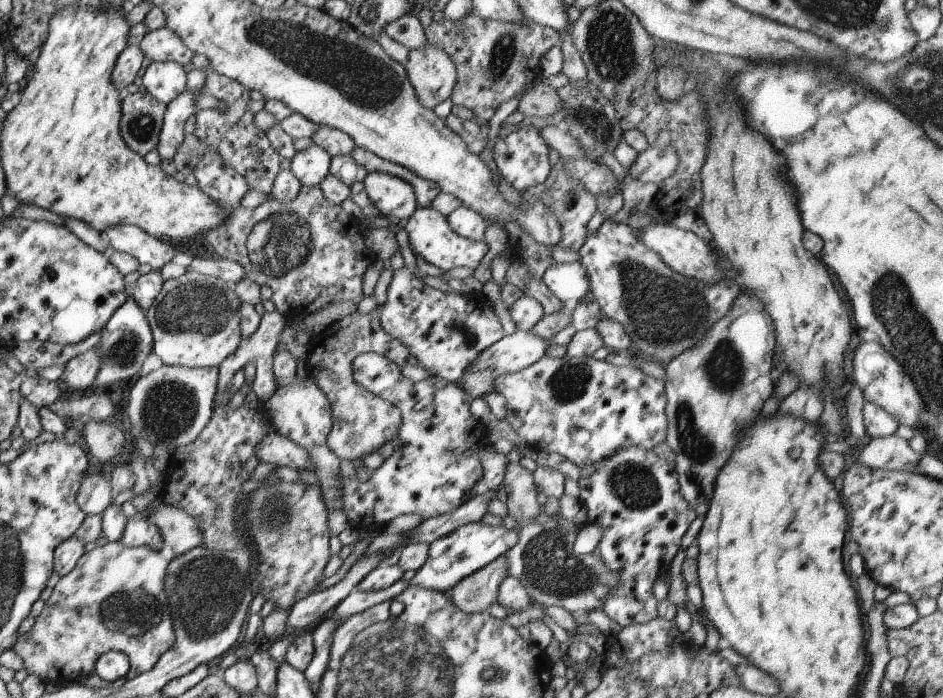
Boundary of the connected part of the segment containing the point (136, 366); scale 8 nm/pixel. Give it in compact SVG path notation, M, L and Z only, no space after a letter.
M131 296L111 314L111 318L99 332L99 342L95 350L99 354L101 364L97 370L97 376L95 374L95 380L93 379L93 384L97 386L109 386L115 380L128 380L133 375L139 374L144 359L153 355L151 330L144 312Z

